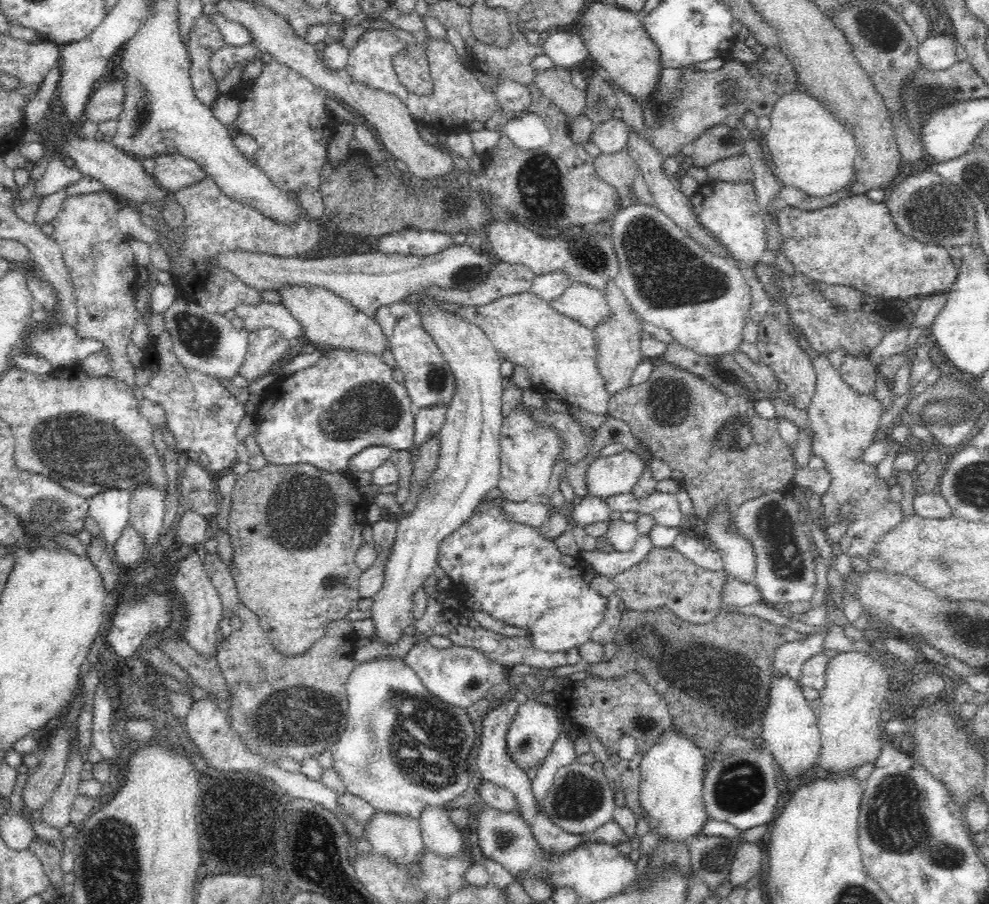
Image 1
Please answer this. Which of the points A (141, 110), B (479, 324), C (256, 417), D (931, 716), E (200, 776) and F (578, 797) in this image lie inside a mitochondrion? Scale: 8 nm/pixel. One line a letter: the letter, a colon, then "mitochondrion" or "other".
A: mitochondrion
B: other
C: other
D: other
E: other
F: mitochondrion

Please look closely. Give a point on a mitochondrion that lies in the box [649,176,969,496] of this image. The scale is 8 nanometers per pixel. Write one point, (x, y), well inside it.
(728, 377)

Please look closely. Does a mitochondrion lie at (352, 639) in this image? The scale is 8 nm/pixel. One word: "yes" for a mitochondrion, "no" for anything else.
no

